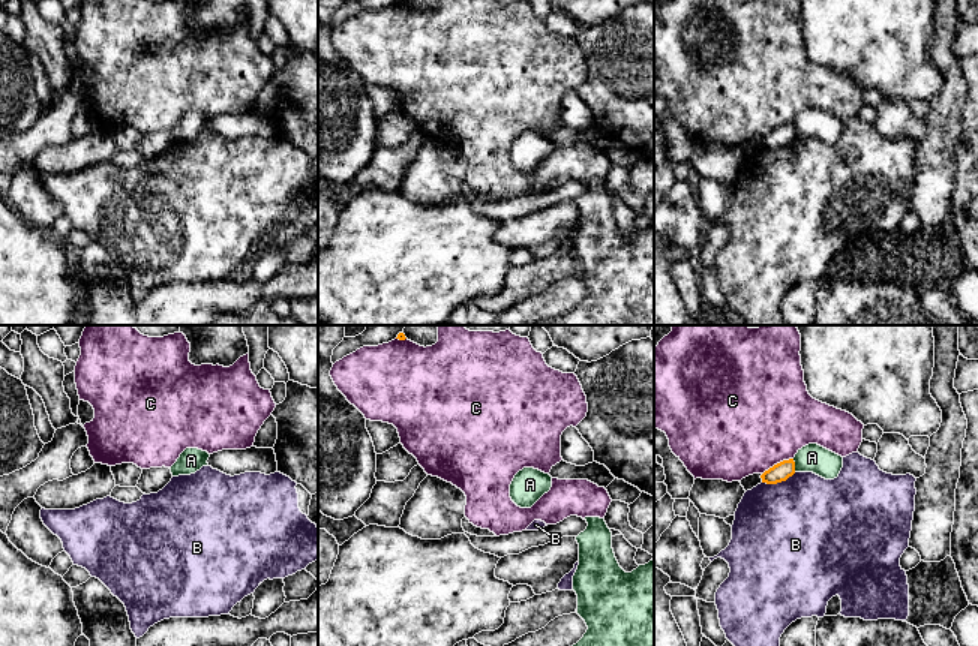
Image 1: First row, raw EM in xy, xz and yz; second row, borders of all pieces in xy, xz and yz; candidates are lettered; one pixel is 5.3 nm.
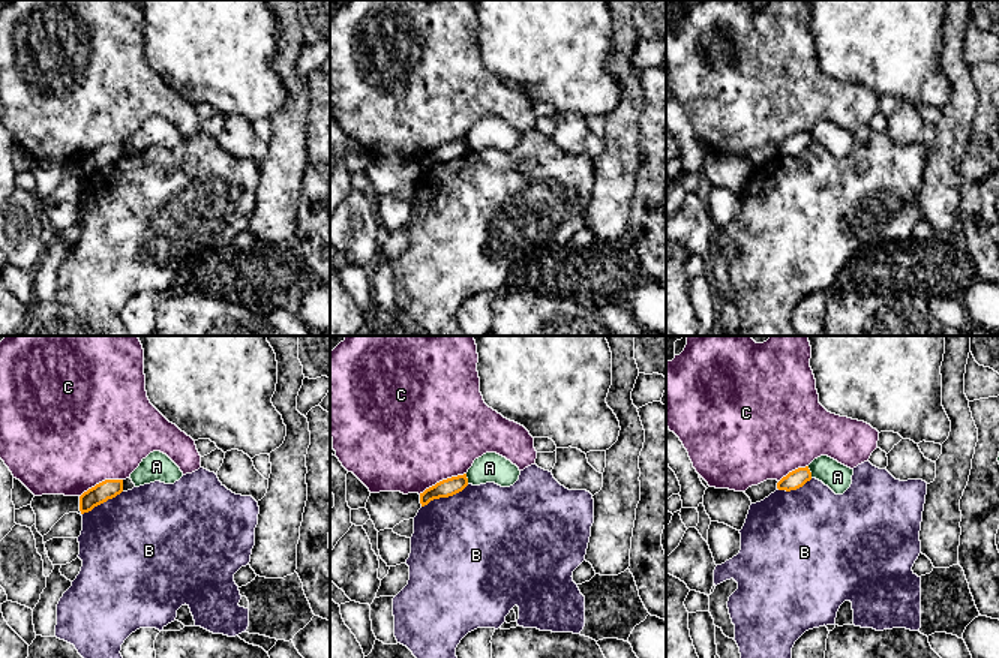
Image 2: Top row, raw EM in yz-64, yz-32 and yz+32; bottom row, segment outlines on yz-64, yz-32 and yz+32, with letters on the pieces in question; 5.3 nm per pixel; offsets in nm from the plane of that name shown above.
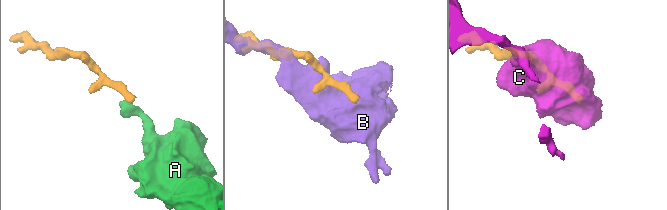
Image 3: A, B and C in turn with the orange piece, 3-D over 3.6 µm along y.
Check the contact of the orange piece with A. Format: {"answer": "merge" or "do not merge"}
{"answer": "do not merge"}

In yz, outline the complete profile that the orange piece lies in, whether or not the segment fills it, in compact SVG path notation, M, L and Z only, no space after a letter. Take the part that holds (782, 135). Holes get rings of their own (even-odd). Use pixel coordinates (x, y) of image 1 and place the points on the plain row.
M789 123L789 124L783 124L777 129L774 129L768 135L765 135L760 139L760 142L762 142L762 147L777 148L777 147L786 145L794 138L795 138L795 126L794 126L794 123Z

